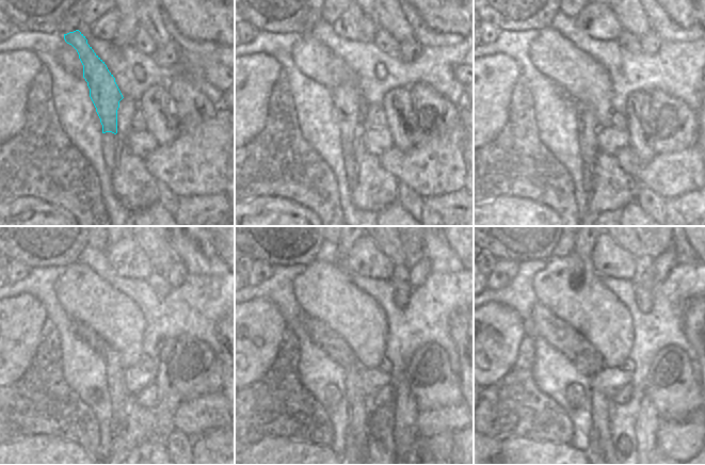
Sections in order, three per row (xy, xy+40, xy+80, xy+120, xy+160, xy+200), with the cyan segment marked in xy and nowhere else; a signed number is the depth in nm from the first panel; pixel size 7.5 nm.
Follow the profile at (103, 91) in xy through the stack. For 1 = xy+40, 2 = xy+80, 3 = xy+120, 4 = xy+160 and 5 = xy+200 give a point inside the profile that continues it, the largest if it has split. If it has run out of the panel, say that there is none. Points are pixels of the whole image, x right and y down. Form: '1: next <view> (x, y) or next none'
1: next xy+40 (347, 99)
2: next xy+80 (588, 127)
3: next xy+120 (115, 386)
4: next xy+160 (358, 404)
5: next xy+200 (599, 441)

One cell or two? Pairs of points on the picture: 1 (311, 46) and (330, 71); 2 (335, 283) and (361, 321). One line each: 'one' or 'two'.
1: one
2: one

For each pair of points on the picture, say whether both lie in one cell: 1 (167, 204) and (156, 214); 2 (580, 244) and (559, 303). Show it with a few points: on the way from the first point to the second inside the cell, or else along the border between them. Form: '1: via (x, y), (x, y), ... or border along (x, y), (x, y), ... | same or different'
1: border along (158, 202), (174, 214) | different
2: via (579, 259), (577, 266), (569, 274), (567, 288) | same

